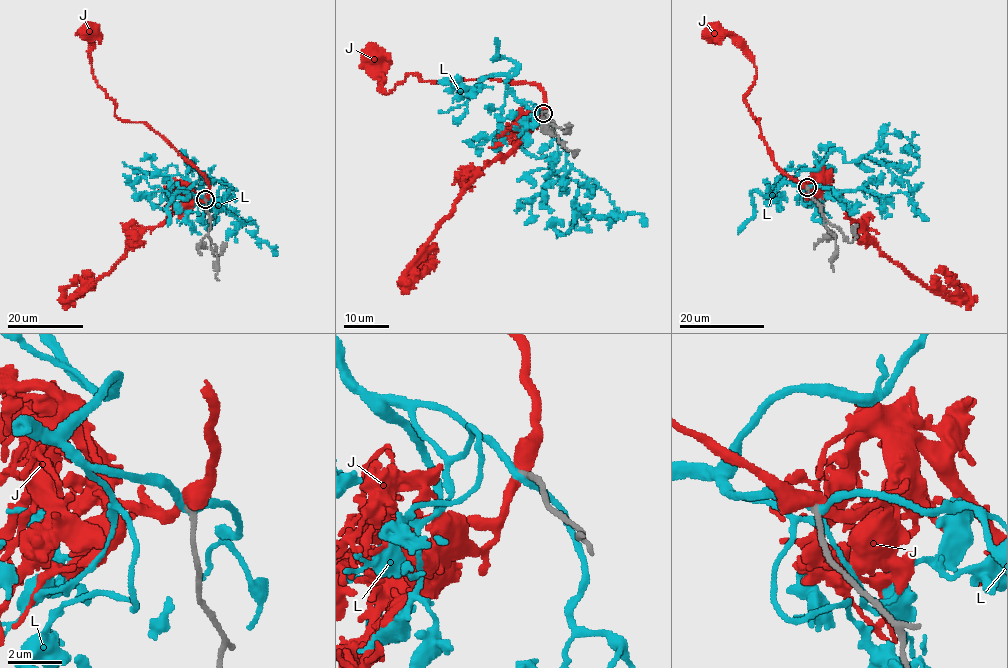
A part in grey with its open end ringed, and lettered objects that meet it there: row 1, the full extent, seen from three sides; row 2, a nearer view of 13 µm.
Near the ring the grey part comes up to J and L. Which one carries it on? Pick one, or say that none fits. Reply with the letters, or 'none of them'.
L

